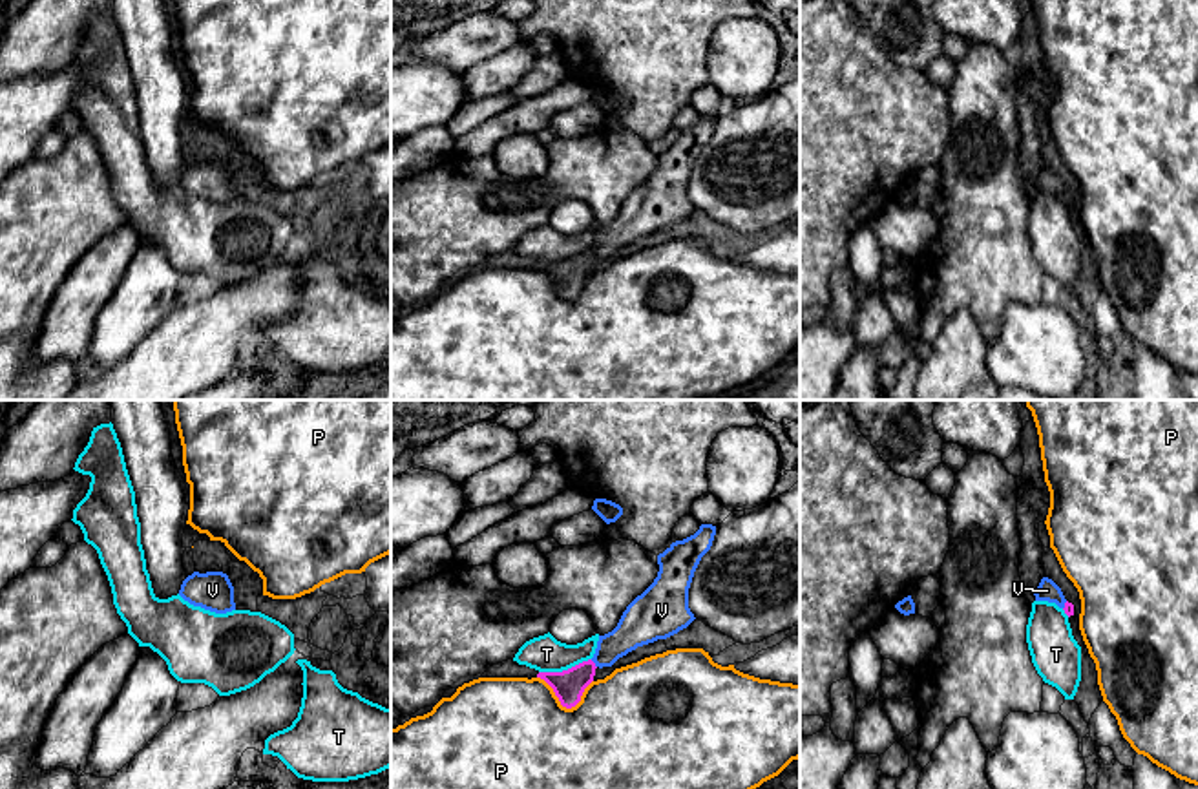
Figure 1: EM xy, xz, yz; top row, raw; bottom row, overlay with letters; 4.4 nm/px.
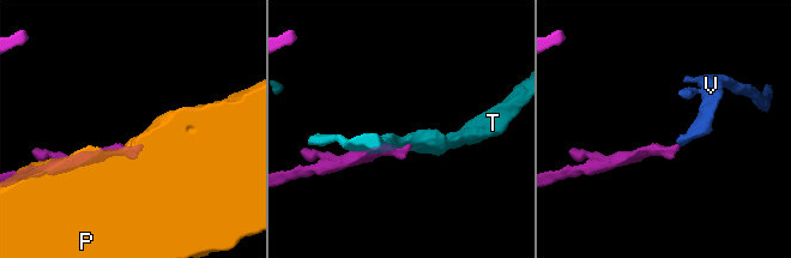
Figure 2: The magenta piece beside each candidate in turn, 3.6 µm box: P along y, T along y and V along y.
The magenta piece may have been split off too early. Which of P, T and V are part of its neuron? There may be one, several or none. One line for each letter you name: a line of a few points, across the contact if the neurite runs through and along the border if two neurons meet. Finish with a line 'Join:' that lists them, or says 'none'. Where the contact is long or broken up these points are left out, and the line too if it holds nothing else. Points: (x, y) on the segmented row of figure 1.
V: line xz (568, 685), (594, 663), (638, 627)
Join: V

